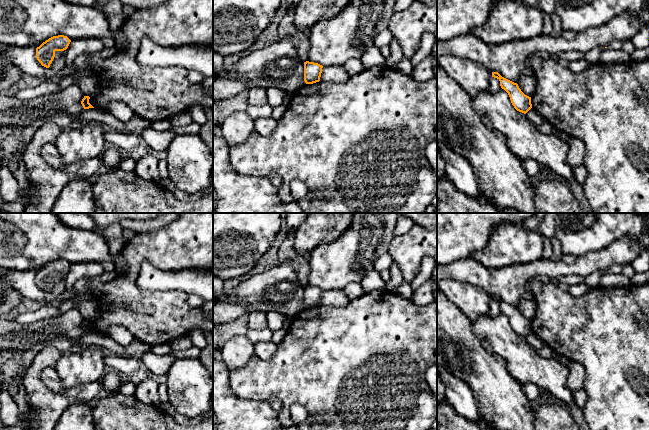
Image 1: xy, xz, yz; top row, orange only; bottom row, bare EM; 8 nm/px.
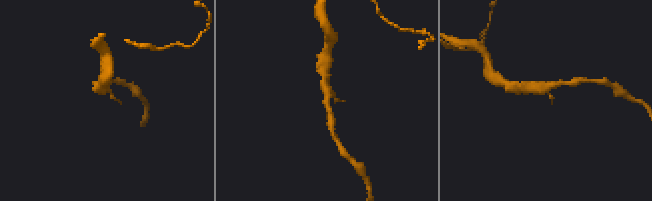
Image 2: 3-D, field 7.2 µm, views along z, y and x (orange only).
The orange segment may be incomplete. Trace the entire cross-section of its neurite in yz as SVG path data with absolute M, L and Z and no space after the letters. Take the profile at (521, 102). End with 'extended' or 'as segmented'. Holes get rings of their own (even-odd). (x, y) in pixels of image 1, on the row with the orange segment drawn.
M492 72L492 77L500 81L501 88L508 93L511 103L517 111L526 114L532 108L531 97L525 95L517 83L502 77L498 72Z; as segmented

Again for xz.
M306 61L304 62L304 81L306 84L313 84L320 81L323 66Z; as segmented

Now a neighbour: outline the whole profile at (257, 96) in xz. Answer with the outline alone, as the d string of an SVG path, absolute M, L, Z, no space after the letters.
M254 87L248 90L248 104L253 106L262 106L268 104L267 89Z

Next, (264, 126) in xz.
M257 118L255 120L255 131L262 136L270 136L277 127L278 121L270 118Z

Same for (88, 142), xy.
M87 122L78 129L66 129L54 140L63 165L80 160L100 158L107 147L106 128L97 122Z

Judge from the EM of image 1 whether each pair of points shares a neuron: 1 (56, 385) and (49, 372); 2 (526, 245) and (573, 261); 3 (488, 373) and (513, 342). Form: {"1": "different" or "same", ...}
{"1": "same", "2": "different", "3": "different"}

